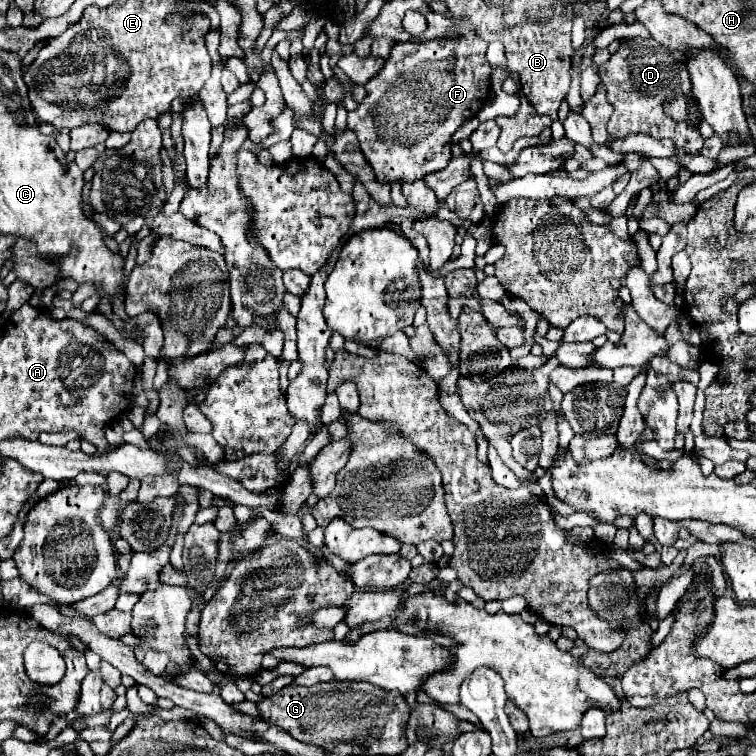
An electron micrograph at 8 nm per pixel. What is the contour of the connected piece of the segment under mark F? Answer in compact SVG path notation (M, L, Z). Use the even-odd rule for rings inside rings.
M457 21L455 31L457 39L445 43L439 43L439 39L423 43L395 43L391 55L385 59L383 69L365 85L365 99L359 103L355 111L349 113L347 129L355 131L359 139L359 149L371 165L375 179L379 183L411 183L443 169L451 159L453 133L467 119L473 119L487 103L487 95L491 93L491 65L485 59L487 43L481 37L477 37L473 27L465 21ZM443 61L451 61L451 73L439 73L439 63Z

